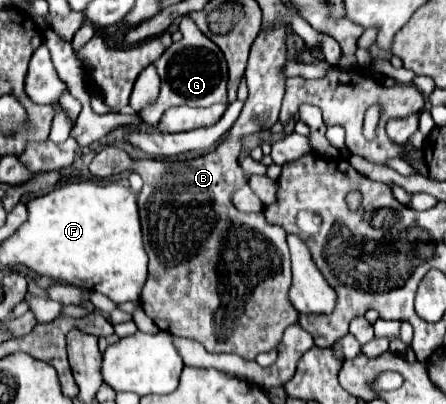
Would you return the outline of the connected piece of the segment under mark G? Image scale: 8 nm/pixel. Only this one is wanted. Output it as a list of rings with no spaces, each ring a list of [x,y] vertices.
[[[189,16],[181,18],[179,30],[183,34],[183,40],[171,44],[167,52],[163,52],[159,60],[155,60],[157,72],[161,76],[161,92],[155,106],[139,114],[147,124],[157,124],[165,110],[173,106],[207,108],[217,102],[227,104],[227,62],[223,52],[197,28],[197,24]]]

